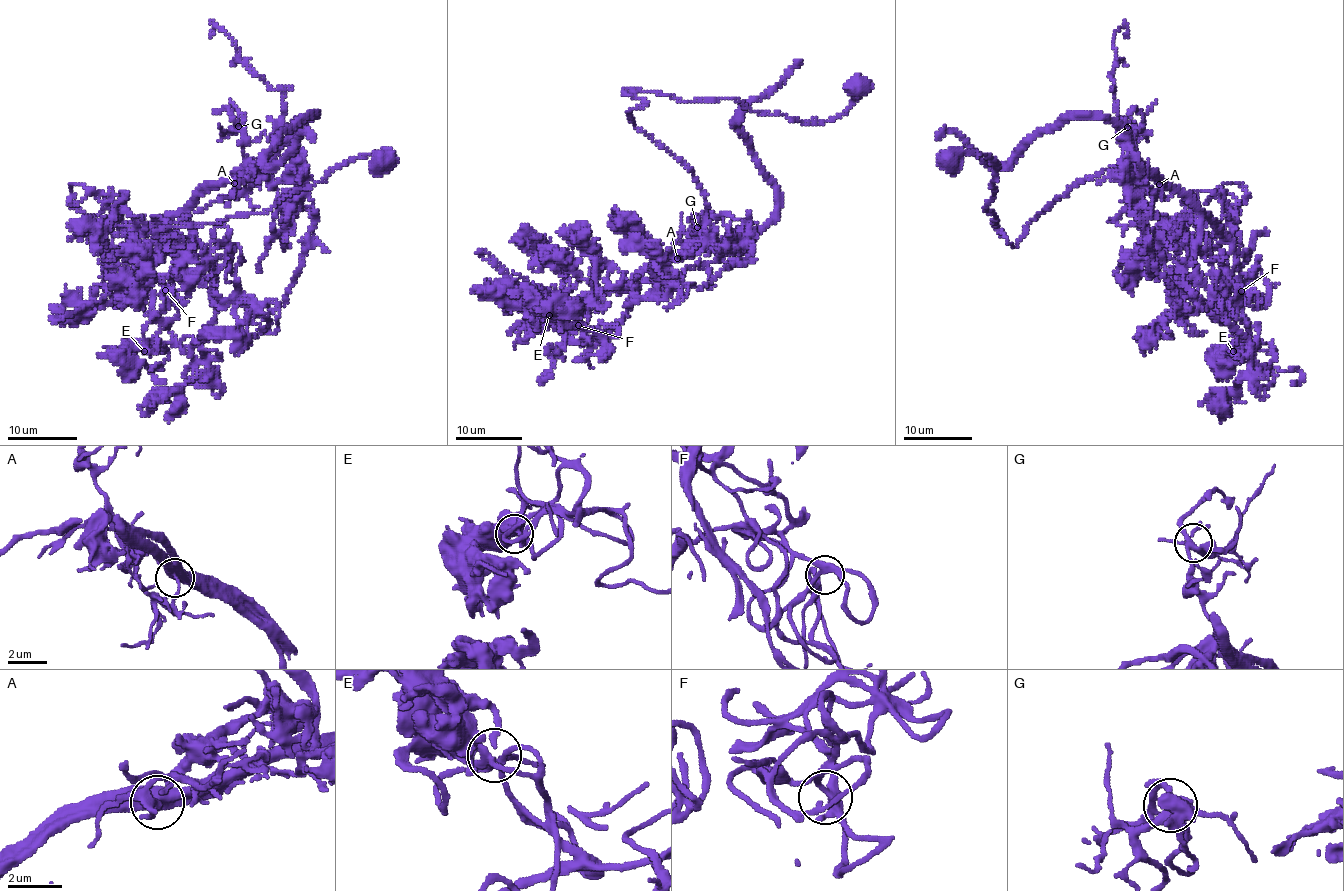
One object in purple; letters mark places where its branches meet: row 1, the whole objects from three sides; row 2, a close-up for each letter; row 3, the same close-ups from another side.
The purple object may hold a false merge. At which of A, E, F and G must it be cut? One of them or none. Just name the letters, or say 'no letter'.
A

